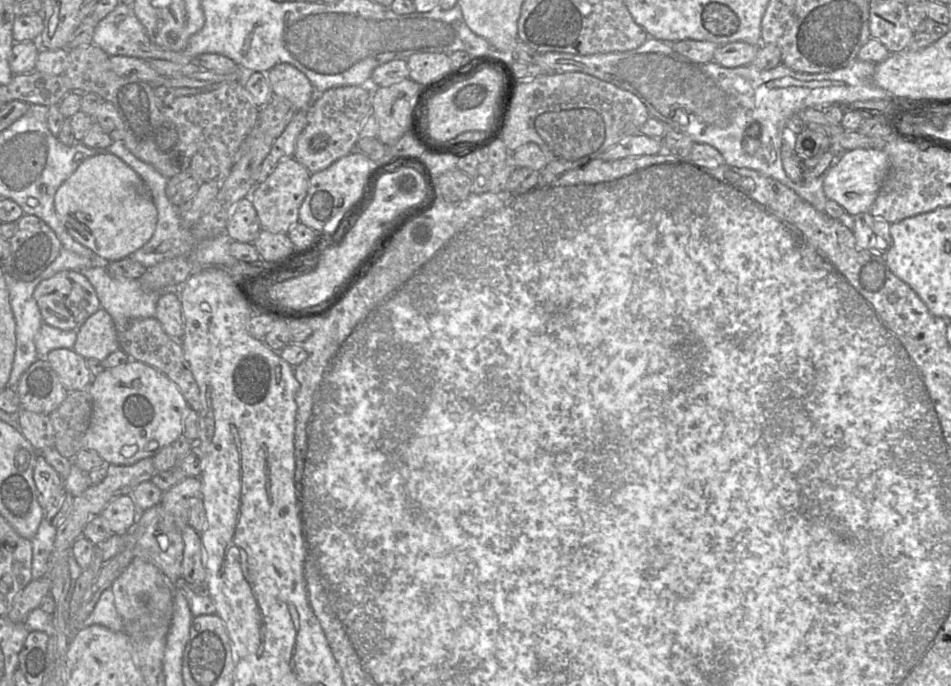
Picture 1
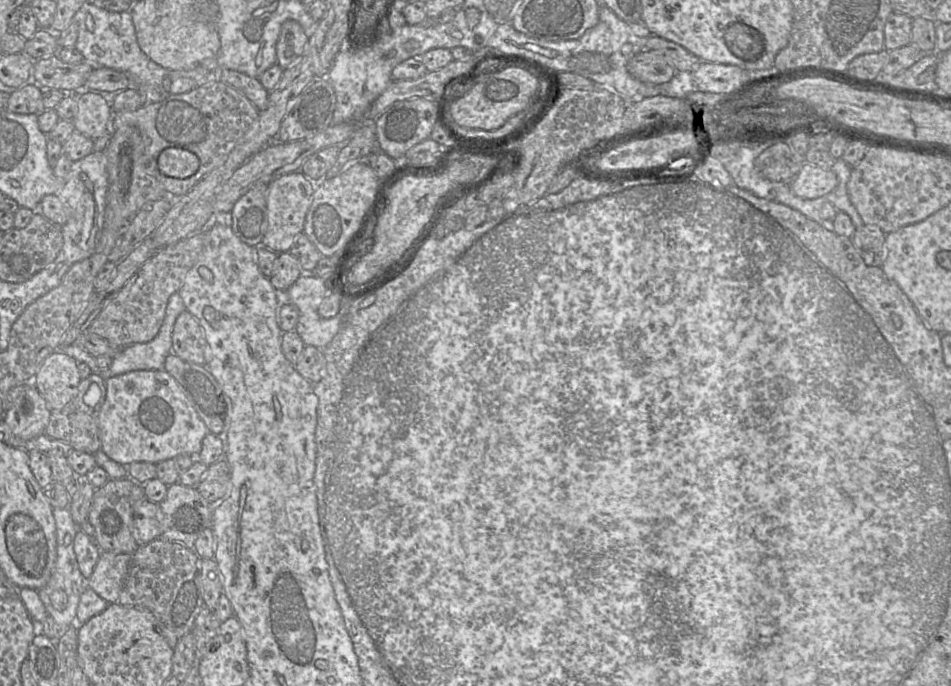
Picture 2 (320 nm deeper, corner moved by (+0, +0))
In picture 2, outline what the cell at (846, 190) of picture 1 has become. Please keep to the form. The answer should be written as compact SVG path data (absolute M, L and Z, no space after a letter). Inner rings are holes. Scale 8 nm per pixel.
M803 161L798 174L790 183L793 193L803 199L815 199L832 192L838 177L832 169L823 169Z

